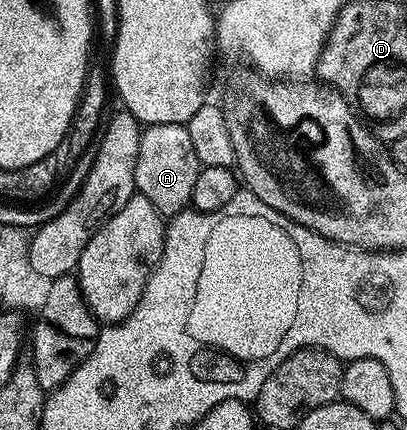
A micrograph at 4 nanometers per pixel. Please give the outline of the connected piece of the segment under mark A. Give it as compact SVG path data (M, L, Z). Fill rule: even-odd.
M160 123L143 128L140 139L140 155L136 159L134 188L163 215L181 213L190 205L192 187L200 166L196 151L192 151L192 139L188 139L185 125Z

